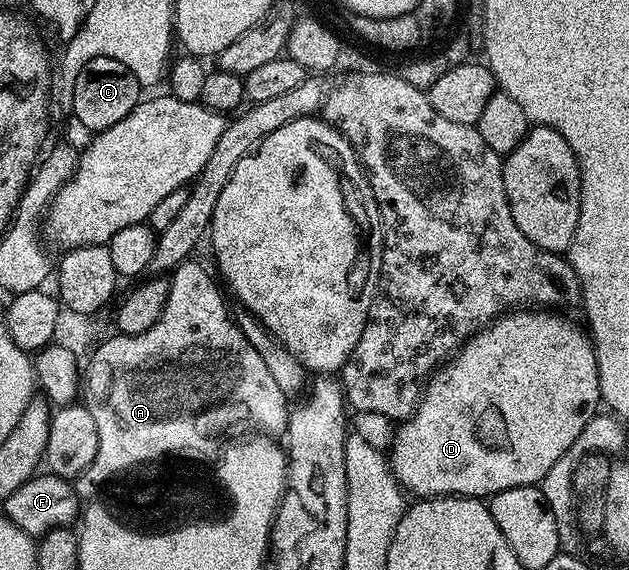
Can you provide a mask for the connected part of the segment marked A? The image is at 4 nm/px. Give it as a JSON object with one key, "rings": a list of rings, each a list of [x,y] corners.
{"rings":[[[190,258],[173,269],[163,314],[151,330],[143,330],[143,334],[134,336],[113,334],[110,340],[101,340],[88,353],[89,365],[83,368],[83,403],[89,409],[91,418],[95,418],[95,430],[99,430],[99,450],[95,450],[95,460],[91,466],[87,466],[82,476],[72,481],[74,490],[81,498],[89,498],[86,496],[96,490],[97,484],[107,483],[112,476],[114,479],[135,462],[168,452],[198,454],[207,443],[220,441],[224,432],[241,428],[244,424],[249,430],[261,434],[286,431],[290,409],[290,405],[285,404],[286,392],[279,390],[263,358],[259,358],[251,342],[243,338],[243,330],[239,330],[234,313],[231,308],[229,312],[221,297],[222,289],[214,273],[209,273],[195,261]]]}

